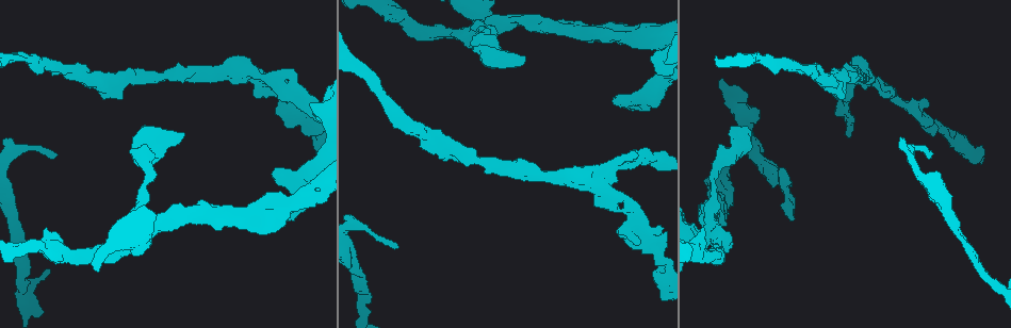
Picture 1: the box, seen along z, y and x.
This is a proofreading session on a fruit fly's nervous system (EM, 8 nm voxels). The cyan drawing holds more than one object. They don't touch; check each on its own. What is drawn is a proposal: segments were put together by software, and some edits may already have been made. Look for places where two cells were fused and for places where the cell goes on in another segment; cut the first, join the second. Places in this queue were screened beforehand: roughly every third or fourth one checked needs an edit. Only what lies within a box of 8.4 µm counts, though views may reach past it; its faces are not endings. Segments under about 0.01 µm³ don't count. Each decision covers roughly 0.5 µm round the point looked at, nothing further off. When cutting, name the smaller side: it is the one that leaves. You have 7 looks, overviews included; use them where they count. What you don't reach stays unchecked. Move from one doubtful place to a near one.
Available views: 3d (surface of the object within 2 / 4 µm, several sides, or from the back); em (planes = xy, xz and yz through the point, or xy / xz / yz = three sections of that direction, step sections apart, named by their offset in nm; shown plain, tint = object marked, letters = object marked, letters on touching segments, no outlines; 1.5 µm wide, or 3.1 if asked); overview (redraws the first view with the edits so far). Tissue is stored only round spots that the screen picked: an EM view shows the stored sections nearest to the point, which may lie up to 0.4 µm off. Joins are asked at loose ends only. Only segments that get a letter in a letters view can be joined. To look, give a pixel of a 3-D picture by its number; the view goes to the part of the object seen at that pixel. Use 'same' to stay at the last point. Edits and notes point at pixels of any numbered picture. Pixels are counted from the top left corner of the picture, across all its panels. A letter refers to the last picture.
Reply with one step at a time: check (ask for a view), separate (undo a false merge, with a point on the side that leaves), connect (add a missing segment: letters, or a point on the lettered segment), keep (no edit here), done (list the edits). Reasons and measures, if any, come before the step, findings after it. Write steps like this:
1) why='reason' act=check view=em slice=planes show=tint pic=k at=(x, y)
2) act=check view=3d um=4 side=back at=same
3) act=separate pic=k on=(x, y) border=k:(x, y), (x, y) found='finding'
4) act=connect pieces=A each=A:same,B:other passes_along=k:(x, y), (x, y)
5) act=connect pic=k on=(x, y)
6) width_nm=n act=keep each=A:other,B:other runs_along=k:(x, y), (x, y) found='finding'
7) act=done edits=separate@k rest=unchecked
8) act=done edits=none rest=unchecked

why='branch stops here' act=check view=3d um=2 pic=1 at=(54, 153)

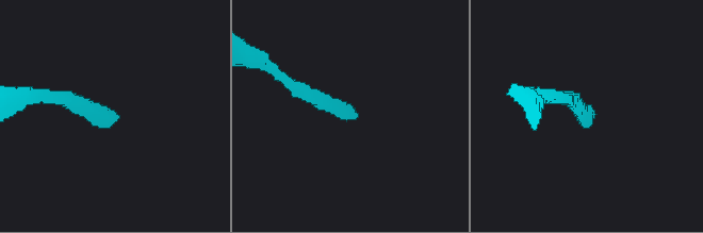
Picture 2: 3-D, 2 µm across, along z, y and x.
act=check view=em slice=planes show=tint pic=2 at=(355, 113)

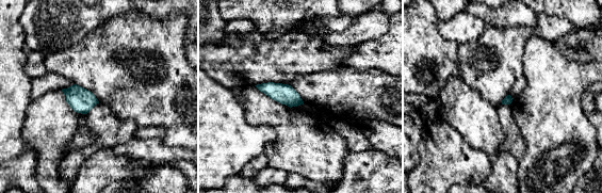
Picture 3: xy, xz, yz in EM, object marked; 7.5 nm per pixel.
why='what lies round it' act=check view=em slice=planes show=letters at=same

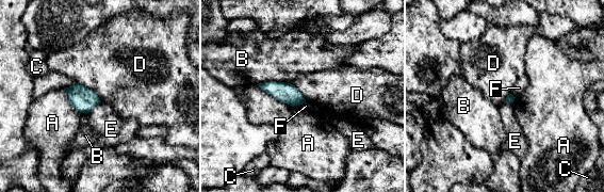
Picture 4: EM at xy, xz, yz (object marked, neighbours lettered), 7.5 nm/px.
act=keep each=A:other,B:other,C:other,D:other,E:other,F:other found='none of them fits'

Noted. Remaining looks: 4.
why='abrupt turn' act=check view=em slice=planes show=letters pic=1 at=(708, 235)

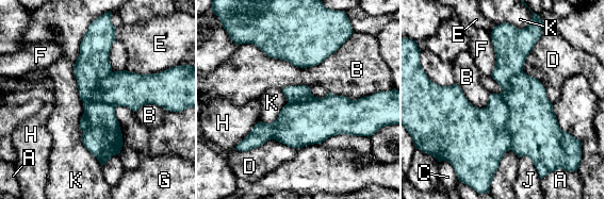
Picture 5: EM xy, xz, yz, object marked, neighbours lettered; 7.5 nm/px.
width_nm=300 act=separate pic=5 on=(93, 65) each=A:other,B:other,C:other,D:other,E:other,F:other,G:other,H:other,J:other,K:other border=5:(112, 71), (90, 98), (114, 108) found='a second cell is stuck on'

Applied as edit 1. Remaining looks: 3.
act=done edits=separate@5 rest=unchecked

